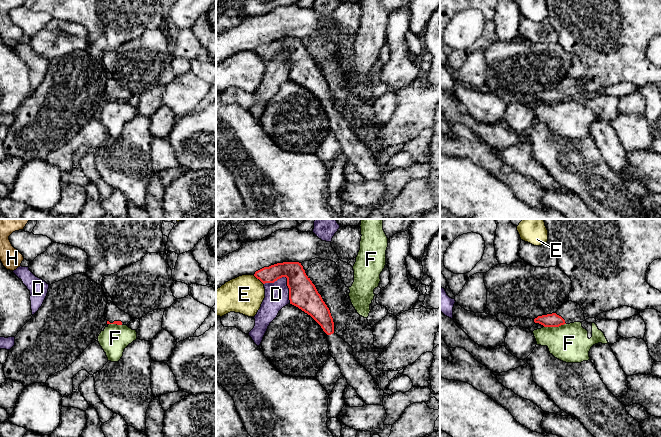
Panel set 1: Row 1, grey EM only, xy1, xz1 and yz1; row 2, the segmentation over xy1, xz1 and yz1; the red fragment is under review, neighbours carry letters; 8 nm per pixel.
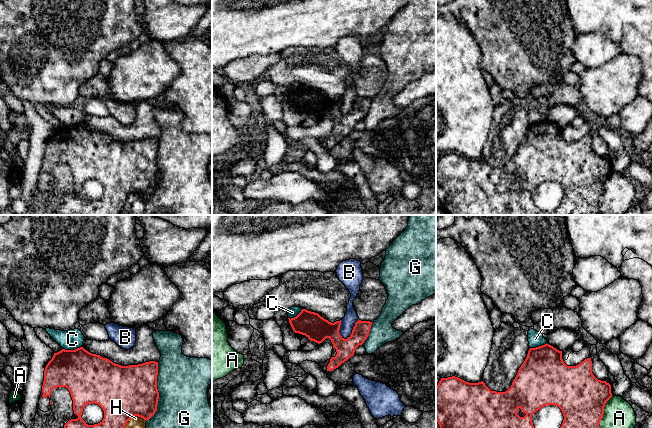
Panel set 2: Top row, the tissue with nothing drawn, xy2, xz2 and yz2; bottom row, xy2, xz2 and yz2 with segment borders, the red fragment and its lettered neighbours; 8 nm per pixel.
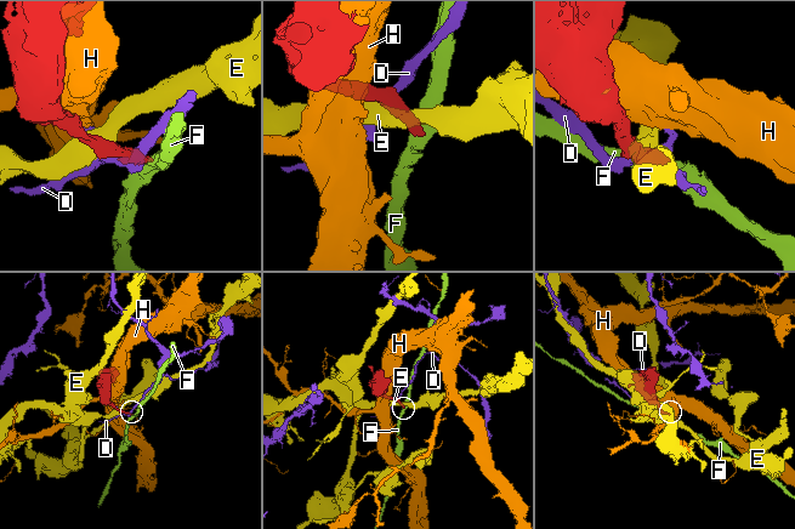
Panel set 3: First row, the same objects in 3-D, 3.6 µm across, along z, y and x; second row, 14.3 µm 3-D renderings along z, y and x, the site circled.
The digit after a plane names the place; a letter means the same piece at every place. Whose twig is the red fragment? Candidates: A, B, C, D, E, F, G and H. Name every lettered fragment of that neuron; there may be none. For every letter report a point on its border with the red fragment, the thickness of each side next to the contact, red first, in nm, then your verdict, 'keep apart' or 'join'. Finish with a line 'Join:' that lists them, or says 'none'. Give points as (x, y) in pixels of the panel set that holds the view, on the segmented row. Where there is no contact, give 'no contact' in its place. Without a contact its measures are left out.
A: yz2 (603, 411) | 380/240 nm | keep apart
B: xz2 (352, 330) | 160/110 nm | keep apart
C: xy2 (72, 350) | 380/160 nm | keep apart
D: xz1 (287, 279) | 220/190 nm | keep apart
E: xz1 (258, 278) | 130/300 nm | keep apart
F: yz1 (554, 326) | 110/300 nm | keep apart
G: xy2 (158, 392) | 420/420 nm | keep apart
H: xy2 (134, 415) | 420/100 nm | keep apart
Join: none

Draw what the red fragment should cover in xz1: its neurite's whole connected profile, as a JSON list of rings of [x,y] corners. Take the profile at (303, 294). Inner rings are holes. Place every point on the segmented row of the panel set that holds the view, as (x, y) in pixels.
[[[277,263],[256,271],[254,276],[263,284],[287,278],[290,304],[310,315],[327,334],[330,355],[335,359],[348,385],[356,390],[366,405],[383,406],[384,391],[379,388],[378,380],[356,361],[352,346],[334,333],[330,310],[301,263]]]

